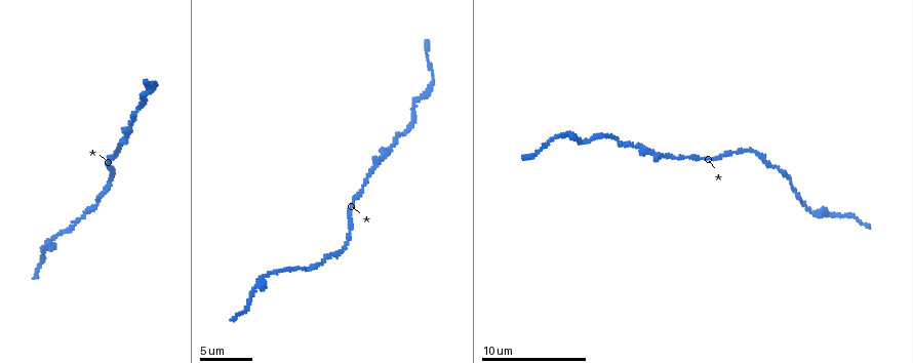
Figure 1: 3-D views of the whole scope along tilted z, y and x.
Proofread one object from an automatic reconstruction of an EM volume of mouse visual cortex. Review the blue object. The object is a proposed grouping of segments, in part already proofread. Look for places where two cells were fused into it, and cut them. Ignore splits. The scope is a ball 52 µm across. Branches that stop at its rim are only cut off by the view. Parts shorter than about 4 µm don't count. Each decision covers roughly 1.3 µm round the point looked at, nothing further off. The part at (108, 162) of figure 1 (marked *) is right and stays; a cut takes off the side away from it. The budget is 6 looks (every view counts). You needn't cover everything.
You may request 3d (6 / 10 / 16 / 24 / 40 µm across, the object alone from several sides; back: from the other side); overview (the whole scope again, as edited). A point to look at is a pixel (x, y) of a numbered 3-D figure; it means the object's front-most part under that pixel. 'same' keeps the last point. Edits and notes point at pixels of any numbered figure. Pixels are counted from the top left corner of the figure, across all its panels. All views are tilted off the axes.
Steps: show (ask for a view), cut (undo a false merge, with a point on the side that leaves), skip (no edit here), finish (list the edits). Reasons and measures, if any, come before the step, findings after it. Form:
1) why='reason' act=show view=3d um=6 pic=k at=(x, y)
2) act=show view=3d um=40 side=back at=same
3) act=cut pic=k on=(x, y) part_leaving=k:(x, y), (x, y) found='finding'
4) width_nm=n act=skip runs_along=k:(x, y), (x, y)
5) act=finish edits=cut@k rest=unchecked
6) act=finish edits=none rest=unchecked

act=show view=3d um=10 pic=1 at=(754, 149)

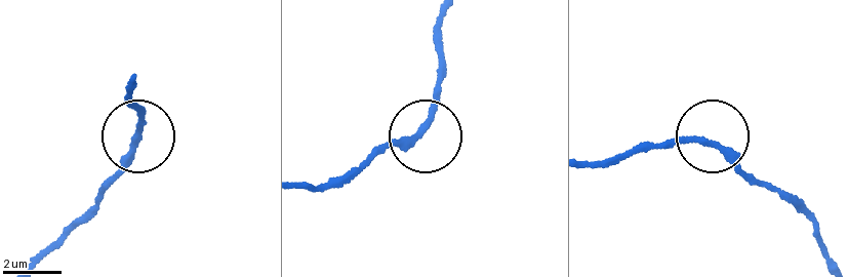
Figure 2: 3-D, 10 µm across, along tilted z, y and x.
width_nm=210 act=skip runs_along=2:(129, 89), (142, 129), (89, 216) found='continuous, no second cell'

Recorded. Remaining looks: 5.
why='calibre changes' act=show view=3d um=10 pic=1 at=(125, 130)

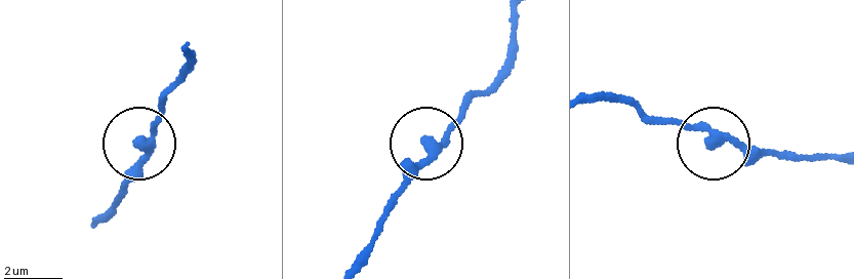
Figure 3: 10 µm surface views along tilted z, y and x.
act=skip runs_along=3:(351, 268), (411, 165), (471, 102) found='continuous, no second cell'

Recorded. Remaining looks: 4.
why='thick turns thin' act=show view=3d um=16 pic=1 at=(56, 236)

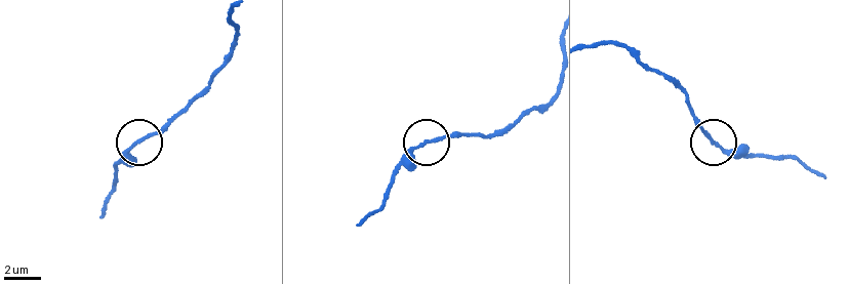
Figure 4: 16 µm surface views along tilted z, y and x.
width_nm=170 act=skip found='one cell here'

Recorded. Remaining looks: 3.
act=finish edits=none rest=unchecked

